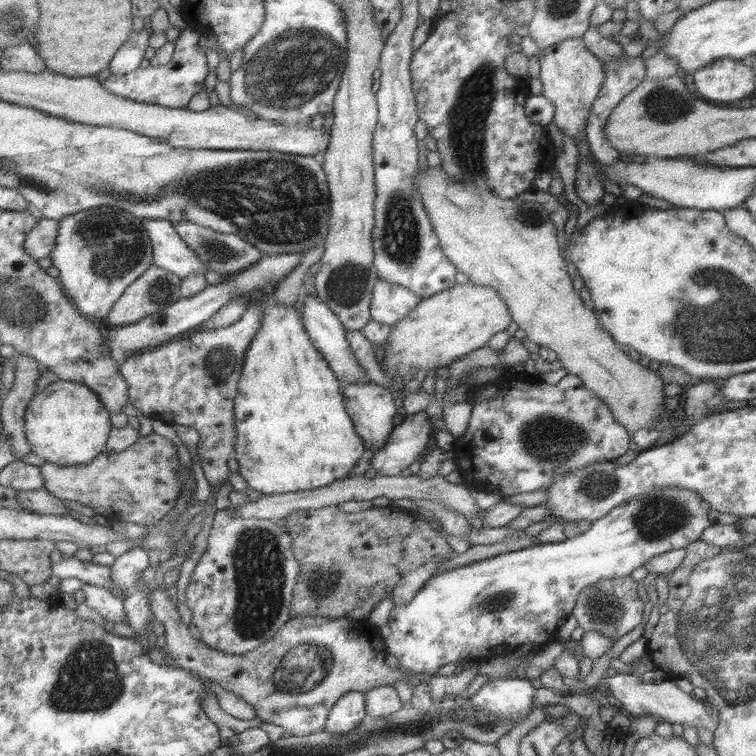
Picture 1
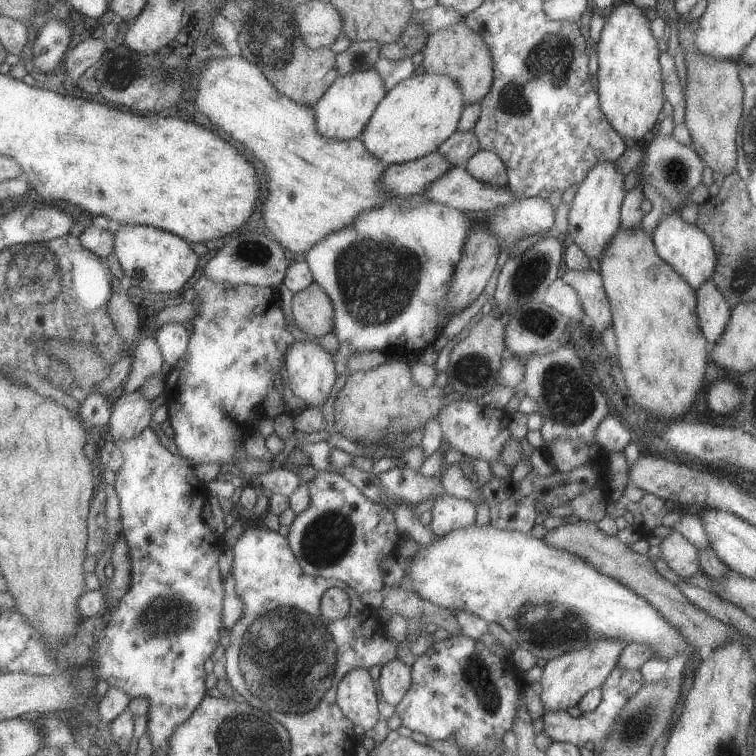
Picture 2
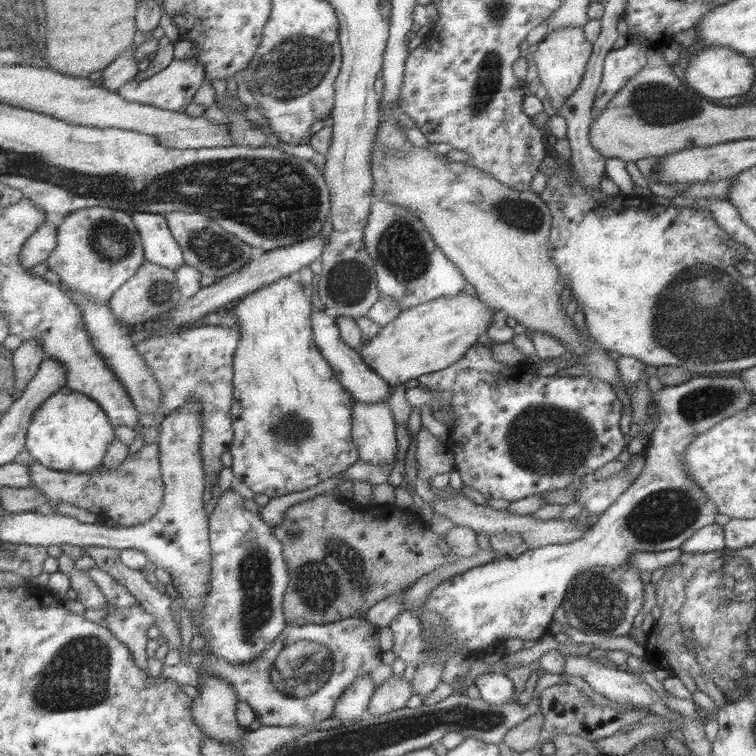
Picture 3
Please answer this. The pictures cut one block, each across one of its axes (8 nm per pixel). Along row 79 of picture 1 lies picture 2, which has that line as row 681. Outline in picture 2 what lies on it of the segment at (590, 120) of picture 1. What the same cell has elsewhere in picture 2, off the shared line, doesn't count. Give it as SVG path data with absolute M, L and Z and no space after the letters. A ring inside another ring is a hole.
M616 666L607 678L601 683L601 700L599 704L589 712L581 712L577 717L570 717L565 709L555 710L553 712L545 711L542 714L543 728L547 737L551 741L557 741L562 743L569 743L573 746L583 746L585 742L593 742L594 750L601 750L601 746L607 742L609 734L611 734L611 728L613 726L613 720L617 718L619 710L621 710L627 697L633 696L641 684L643 684L644 678L637 670L623 670Z

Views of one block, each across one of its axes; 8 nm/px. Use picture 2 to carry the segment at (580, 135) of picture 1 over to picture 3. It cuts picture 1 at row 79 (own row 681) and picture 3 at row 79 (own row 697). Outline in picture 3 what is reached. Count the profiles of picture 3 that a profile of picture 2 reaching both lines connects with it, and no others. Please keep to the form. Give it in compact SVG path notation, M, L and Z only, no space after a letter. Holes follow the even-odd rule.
M557 28L546 32L543 38L537 43L537 49L531 54L535 62L535 72L538 74L540 84L547 91L546 101L549 111L555 111L564 106L565 100L579 86L581 74L585 72L587 58L591 54L591 46L588 40L585 40L584 32L581 28Z

